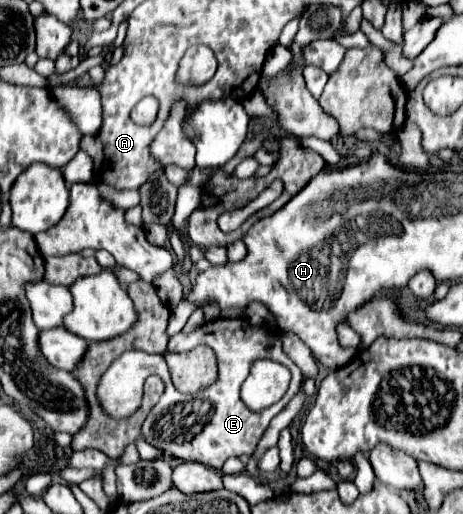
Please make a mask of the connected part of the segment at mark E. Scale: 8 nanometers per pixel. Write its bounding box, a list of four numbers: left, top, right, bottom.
[126,317,302,471]

